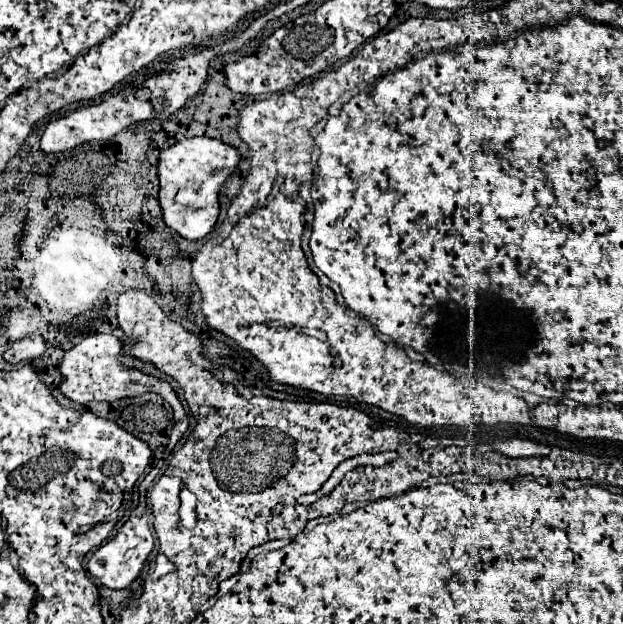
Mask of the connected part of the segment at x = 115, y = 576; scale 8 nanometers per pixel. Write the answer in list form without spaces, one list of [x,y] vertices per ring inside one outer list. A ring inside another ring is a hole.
[[[146,514],[144,516],[130,516],[126,520],[126,524],[118,530],[118,534],[110,542],[102,544],[90,556],[90,560],[86,564],[88,572],[96,580],[100,580],[106,588],[122,590],[122,588],[126,588],[128,584],[132,584],[138,578],[148,554],[152,552],[152,546],[154,546],[154,540],[152,540],[152,532],[150,532],[150,526],[148,526],[148,516]]]

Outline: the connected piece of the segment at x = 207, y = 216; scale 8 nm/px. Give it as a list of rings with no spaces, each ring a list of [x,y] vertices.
[[[184,138],[178,144],[170,146],[168,150],[160,152],[158,202],[166,226],[176,230],[186,240],[204,238],[212,230],[220,214],[220,204],[218,204],[220,186],[236,170],[238,162],[240,156],[236,148],[214,138]]]

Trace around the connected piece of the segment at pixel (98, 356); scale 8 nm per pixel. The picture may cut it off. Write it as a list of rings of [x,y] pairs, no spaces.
[[[92,334],[86,336],[78,346],[68,350],[60,364],[60,392],[70,398],[76,404],[88,404],[92,400],[112,402],[120,398],[134,398],[146,392],[156,392],[172,406],[172,410],[182,408],[176,392],[170,388],[170,384],[164,384],[162,380],[148,376],[144,372],[138,372],[134,368],[126,368],[122,362],[122,342],[112,334]]]

